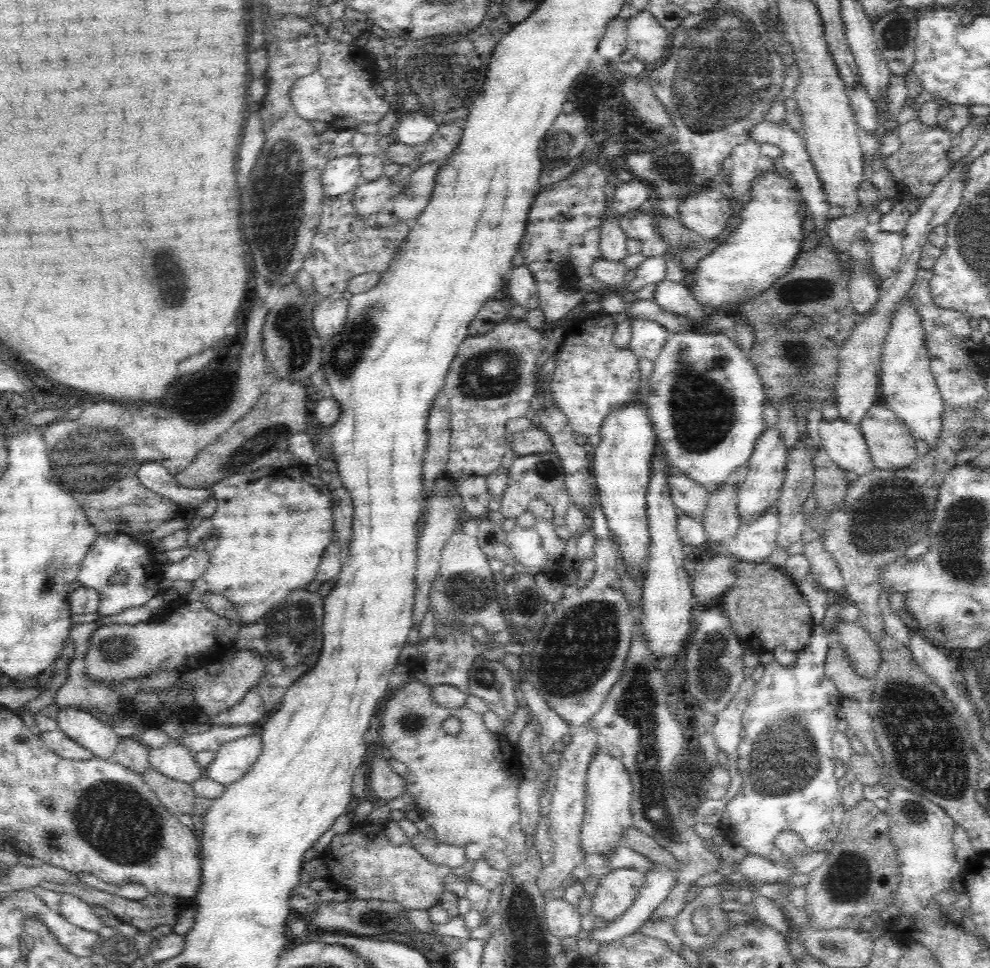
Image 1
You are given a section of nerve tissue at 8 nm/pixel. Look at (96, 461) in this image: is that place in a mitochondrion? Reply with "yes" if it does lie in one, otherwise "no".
yes

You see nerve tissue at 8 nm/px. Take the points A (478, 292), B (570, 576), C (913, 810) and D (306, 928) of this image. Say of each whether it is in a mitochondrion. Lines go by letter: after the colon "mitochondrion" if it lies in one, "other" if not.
A: other
B: other
C: mitochondrion
D: other

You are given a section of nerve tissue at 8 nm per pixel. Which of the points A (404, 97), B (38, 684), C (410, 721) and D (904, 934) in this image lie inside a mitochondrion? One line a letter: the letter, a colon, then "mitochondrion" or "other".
A: mitochondrion
B: other
C: mitochondrion
D: other

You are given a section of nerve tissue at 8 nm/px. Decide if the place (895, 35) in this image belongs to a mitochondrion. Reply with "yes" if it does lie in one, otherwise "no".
yes

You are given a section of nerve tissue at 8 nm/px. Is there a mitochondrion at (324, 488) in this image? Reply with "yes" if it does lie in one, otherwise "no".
no

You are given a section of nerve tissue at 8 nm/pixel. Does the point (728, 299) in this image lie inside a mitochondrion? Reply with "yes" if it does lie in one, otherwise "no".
no

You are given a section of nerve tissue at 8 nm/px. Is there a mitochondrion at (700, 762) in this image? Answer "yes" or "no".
no

